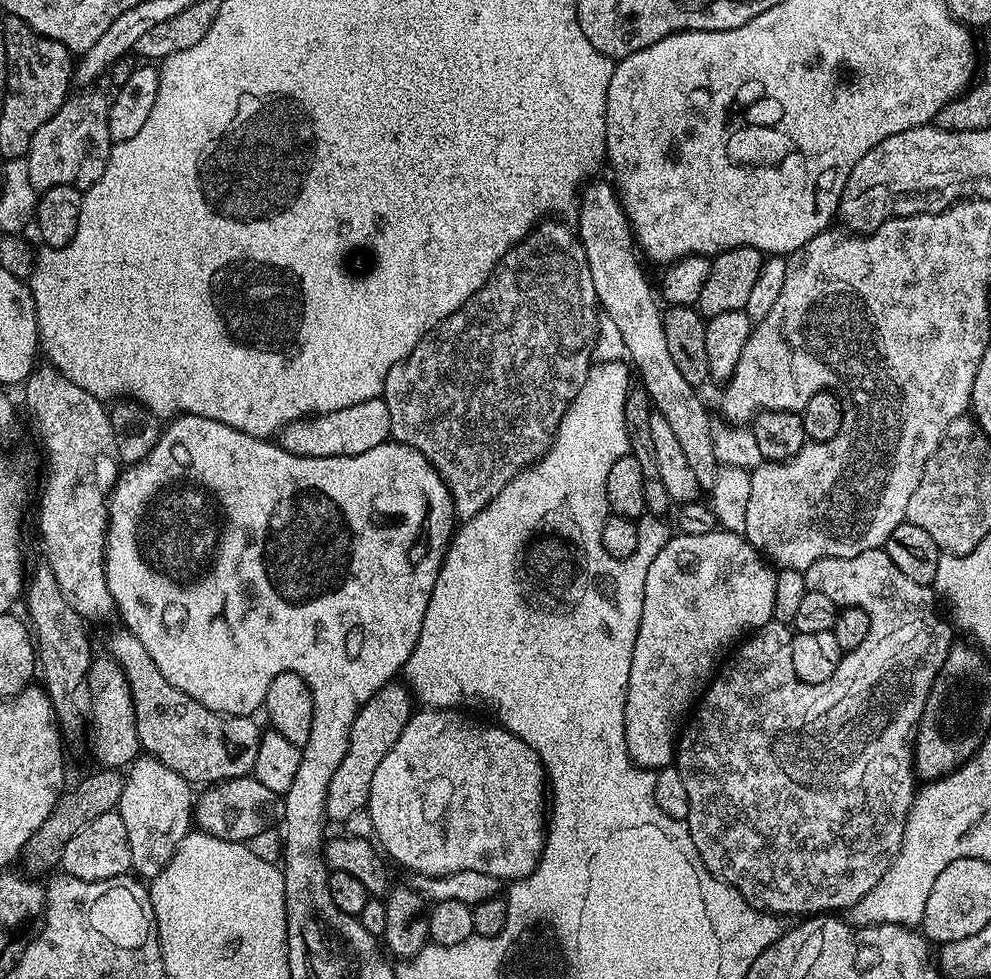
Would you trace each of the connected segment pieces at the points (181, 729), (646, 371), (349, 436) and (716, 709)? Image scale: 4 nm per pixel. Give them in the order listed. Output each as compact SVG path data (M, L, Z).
M119 631L109 638L106 652L108 656L120 663L120 669L128 679L141 749L147 755L155 756L166 766L170 766L170 770L177 772L183 780L187 780L193 786L199 786L199 784L211 786L249 775L254 766L254 758L258 758L258 746L262 735L262 728L255 724L255 719L252 716L227 716L202 706L202 702L194 702L190 694L182 694L178 686L170 686L170 682L166 682L162 670L154 666L154 658L146 654L146 646L138 642L133 632Z
M600 179L585 183L576 211L576 233L586 250L586 266L593 279L596 301L607 321L609 318L618 332L631 358L629 361L638 370L641 387L647 391L653 407L659 415L666 418L670 430L677 435L678 444L686 455L686 462L693 467L701 489L710 490L714 486L719 468L715 458L714 423L712 424L710 414L697 394L697 387L686 381L670 355L663 313L653 287L651 290L638 264L631 225L617 189L609 181L608 185Z
M382 398L358 402L358 406L346 406L346 410L334 410L321 416L310 416L290 422L278 433L278 443L290 454L310 458L331 456L357 456L374 450L391 437L390 410Z
M883 547L871 548L850 558L822 558L803 573L809 592L821 592L838 606L858 606L870 614L868 642L852 652L846 652L838 664L838 670L834 670L826 682L806 683L794 671L793 631L789 625L780 621L769 621L766 626L747 637L721 665L695 705L694 715L679 733L678 751L674 756L674 766L682 774L686 794L690 794L690 814L686 823L702 862L713 876L740 891L752 907L781 918L800 918L805 914L836 914L841 911L839 908L850 910L862 897L870 894L870 890L882 882L882 874L890 870L892 861L900 853L912 800L918 791L918 780L914 775L916 728L924 713L932 683L954 643L951 630L940 621L940 616L936 613L937 593L929 585L906 578L906 574L902 574L898 566L890 562L890 554Z

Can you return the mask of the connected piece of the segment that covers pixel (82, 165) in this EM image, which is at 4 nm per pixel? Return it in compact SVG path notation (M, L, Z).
M84 90L69 95L64 104L34 134L27 154L30 182L34 182L37 193L50 190L54 186L74 186L85 189L106 170L110 158L112 139L110 138L110 100L97 90Z

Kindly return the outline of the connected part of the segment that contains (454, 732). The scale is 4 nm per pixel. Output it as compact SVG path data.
M425 707L413 711L406 730L398 734L390 754L374 770L366 816L372 819L379 847L409 868L409 873L445 876L458 874L458 870L479 870L511 882L530 875L538 866L546 835L544 764L522 738L492 724L475 724L460 710Z

